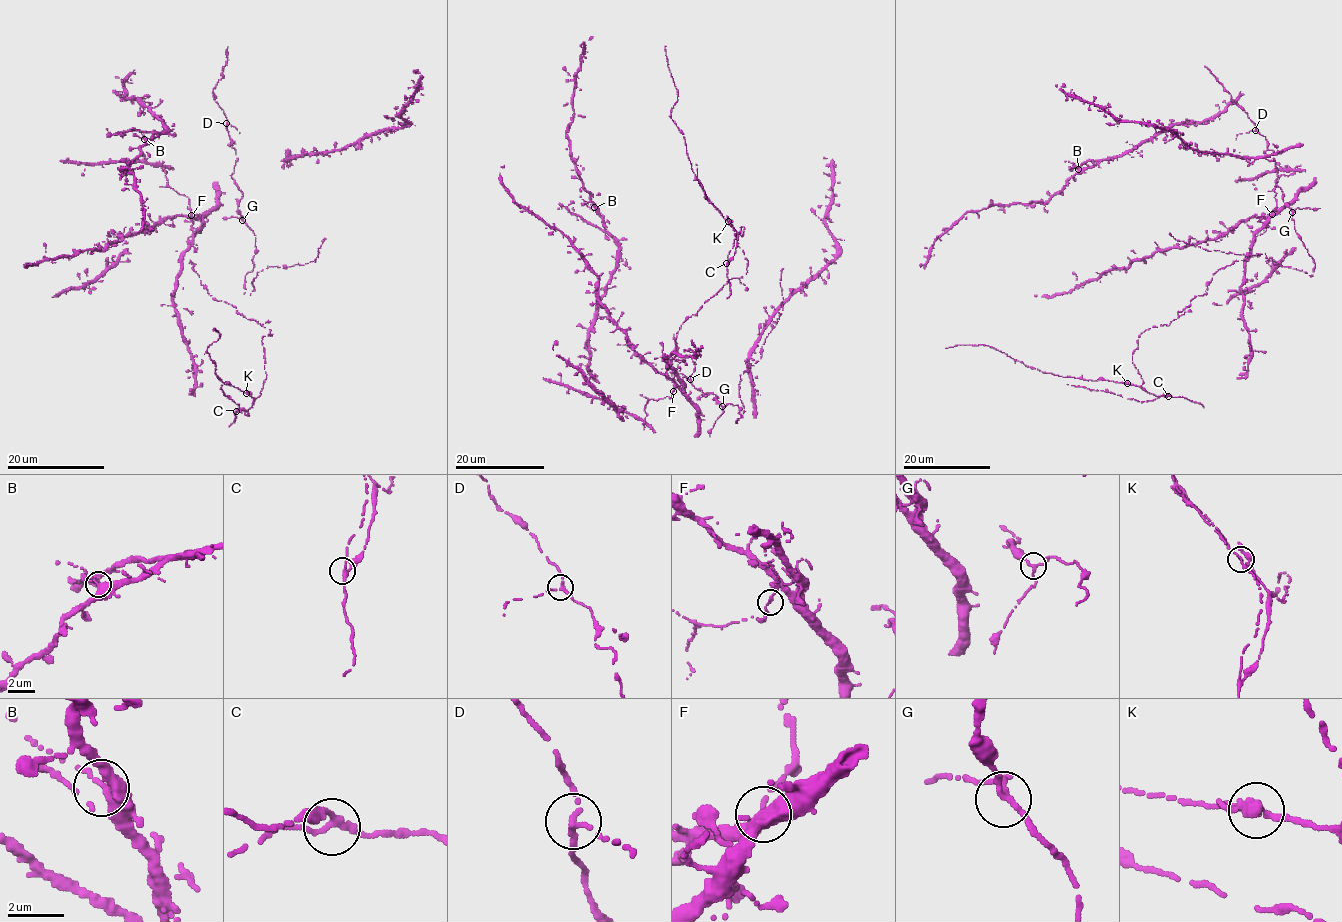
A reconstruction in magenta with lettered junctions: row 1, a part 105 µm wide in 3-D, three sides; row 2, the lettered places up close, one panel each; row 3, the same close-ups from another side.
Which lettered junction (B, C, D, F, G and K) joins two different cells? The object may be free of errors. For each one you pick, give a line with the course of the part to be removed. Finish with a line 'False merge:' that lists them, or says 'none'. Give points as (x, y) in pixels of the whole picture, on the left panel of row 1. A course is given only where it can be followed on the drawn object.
False merge: none

